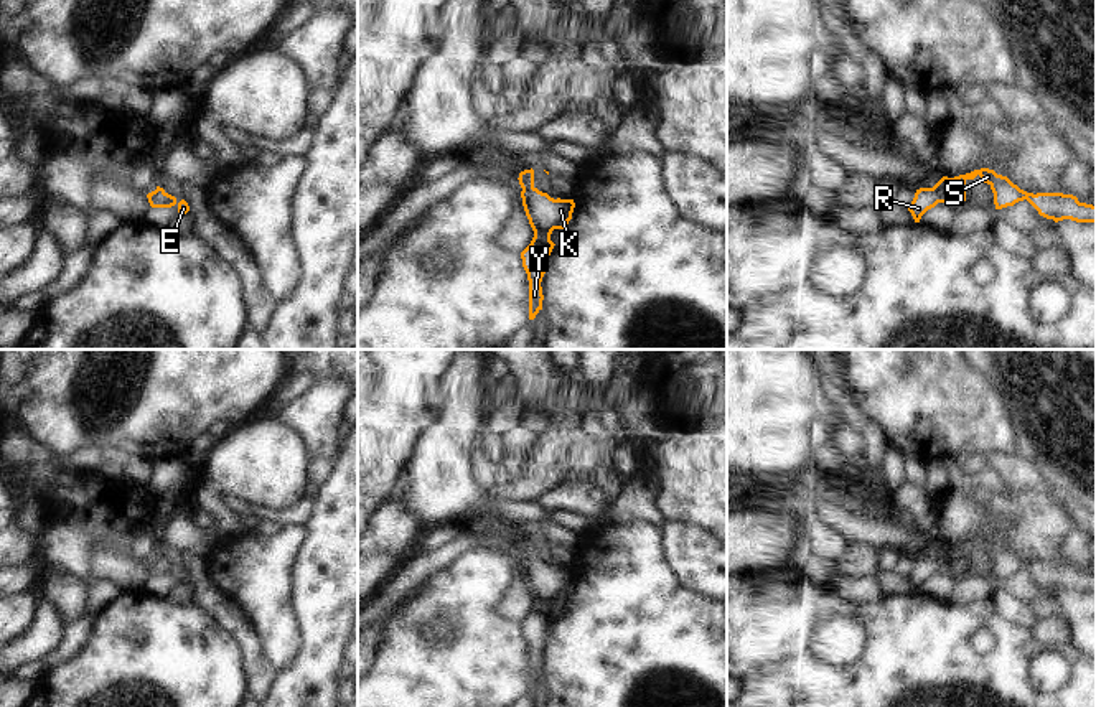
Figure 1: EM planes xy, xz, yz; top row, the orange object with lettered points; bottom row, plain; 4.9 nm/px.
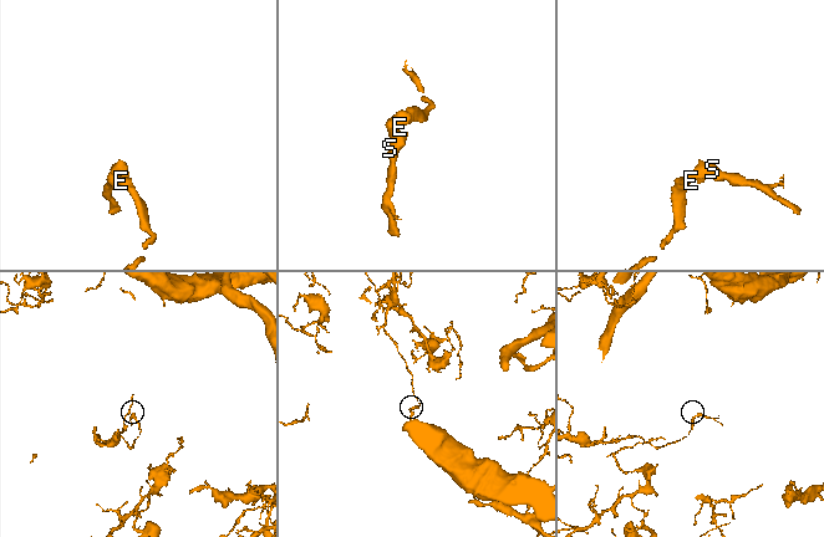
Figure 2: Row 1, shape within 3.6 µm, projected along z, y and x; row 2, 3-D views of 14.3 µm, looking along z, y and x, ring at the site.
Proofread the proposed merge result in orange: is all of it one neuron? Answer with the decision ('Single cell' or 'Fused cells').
Single cell.

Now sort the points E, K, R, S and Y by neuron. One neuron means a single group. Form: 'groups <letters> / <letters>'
groups E K R S Y

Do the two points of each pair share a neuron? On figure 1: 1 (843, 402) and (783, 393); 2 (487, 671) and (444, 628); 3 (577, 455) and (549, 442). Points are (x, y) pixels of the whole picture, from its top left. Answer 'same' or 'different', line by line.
1: different
2: same
3: same

